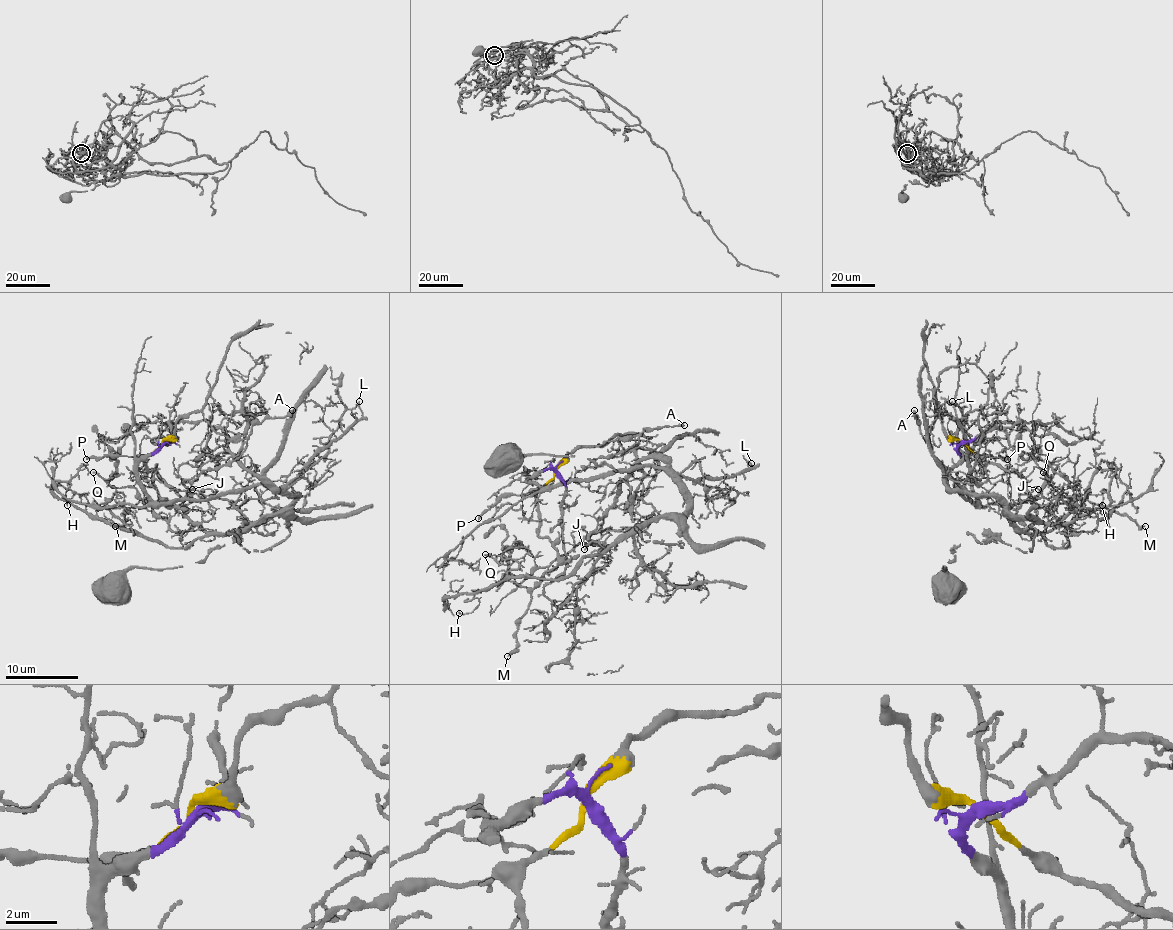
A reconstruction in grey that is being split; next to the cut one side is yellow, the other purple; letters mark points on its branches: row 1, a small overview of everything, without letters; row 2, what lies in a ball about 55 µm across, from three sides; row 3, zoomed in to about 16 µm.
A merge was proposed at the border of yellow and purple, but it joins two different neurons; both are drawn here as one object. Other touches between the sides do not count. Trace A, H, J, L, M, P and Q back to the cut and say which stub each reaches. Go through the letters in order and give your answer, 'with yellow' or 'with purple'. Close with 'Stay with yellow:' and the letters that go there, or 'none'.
A: with yellow
H: with purple
J: with purple
L: with purple
M: with yellow
P: with yellow
Q: with purple
Stay with yellow: A, M, P

